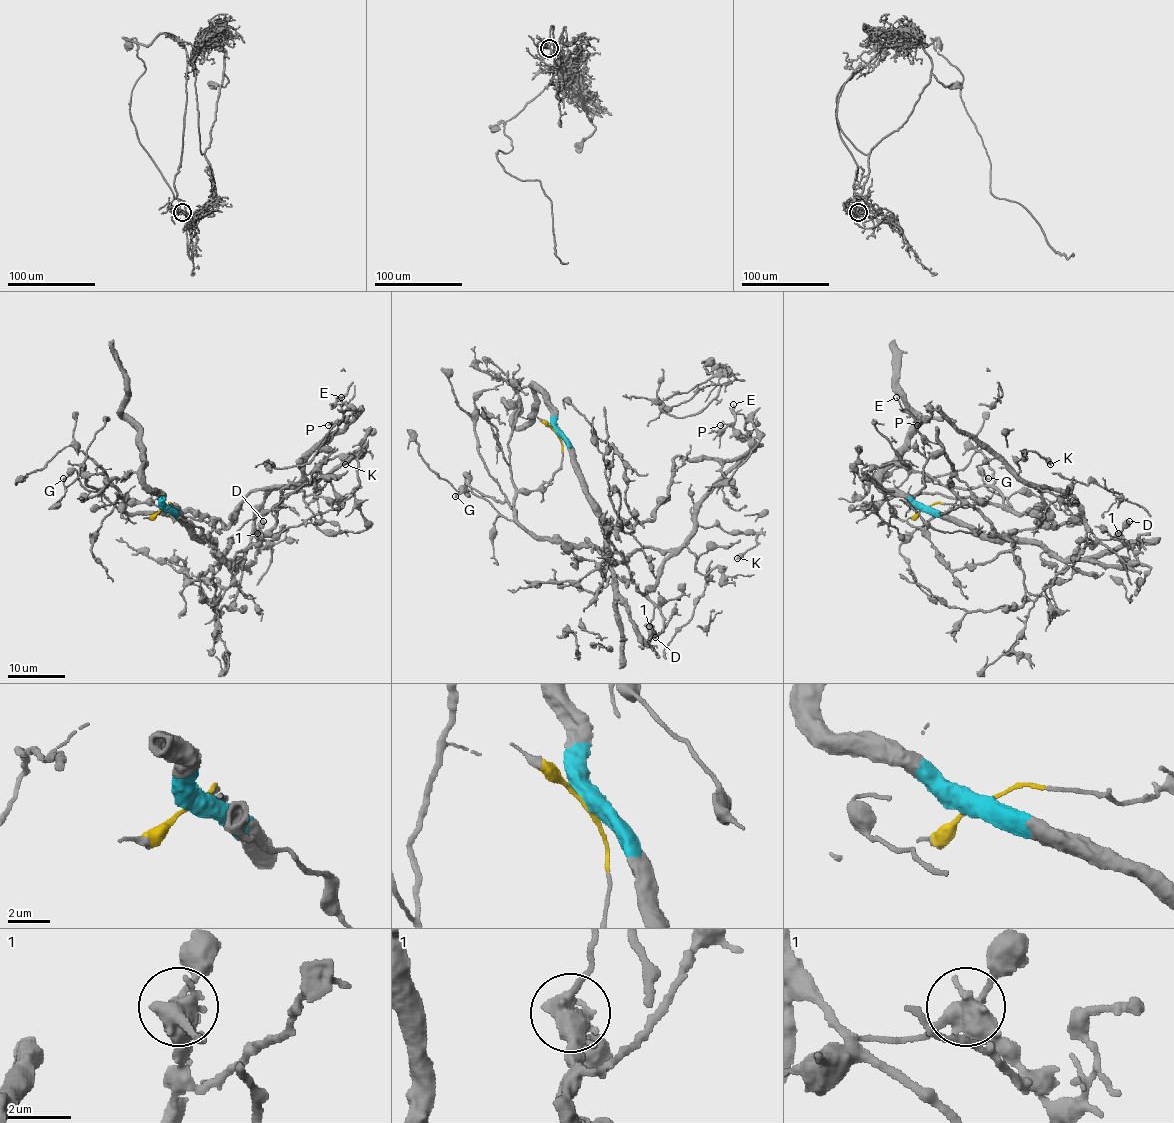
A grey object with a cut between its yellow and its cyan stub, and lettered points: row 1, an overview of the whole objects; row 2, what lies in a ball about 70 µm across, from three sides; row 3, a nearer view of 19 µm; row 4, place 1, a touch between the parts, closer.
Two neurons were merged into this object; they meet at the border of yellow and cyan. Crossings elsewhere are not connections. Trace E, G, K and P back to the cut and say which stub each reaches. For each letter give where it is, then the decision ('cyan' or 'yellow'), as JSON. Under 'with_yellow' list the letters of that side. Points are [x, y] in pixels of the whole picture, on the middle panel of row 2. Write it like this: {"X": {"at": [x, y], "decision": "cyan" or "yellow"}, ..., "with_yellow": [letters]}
{"E": {"at": [733, 404], "decision": "yellow"}, "G": {"at": [455, 496], "decision": "yellow"}, "K": {"at": [737, 558], "decision": "yellow"}, "P": {"at": [720, 425], "decision": "yellow"}, "with_yellow": ["E", "G", "K", "P"]}

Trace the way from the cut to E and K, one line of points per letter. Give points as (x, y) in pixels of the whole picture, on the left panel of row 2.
E: (164, 509), (123, 504), (227, 526), (253, 490), (292, 486), (359, 411), (342, 420), (340, 397)
K: (164, 509), (123, 507), (200, 512), (227, 526), (253, 490), (293, 487), (365, 451), (345, 464)

